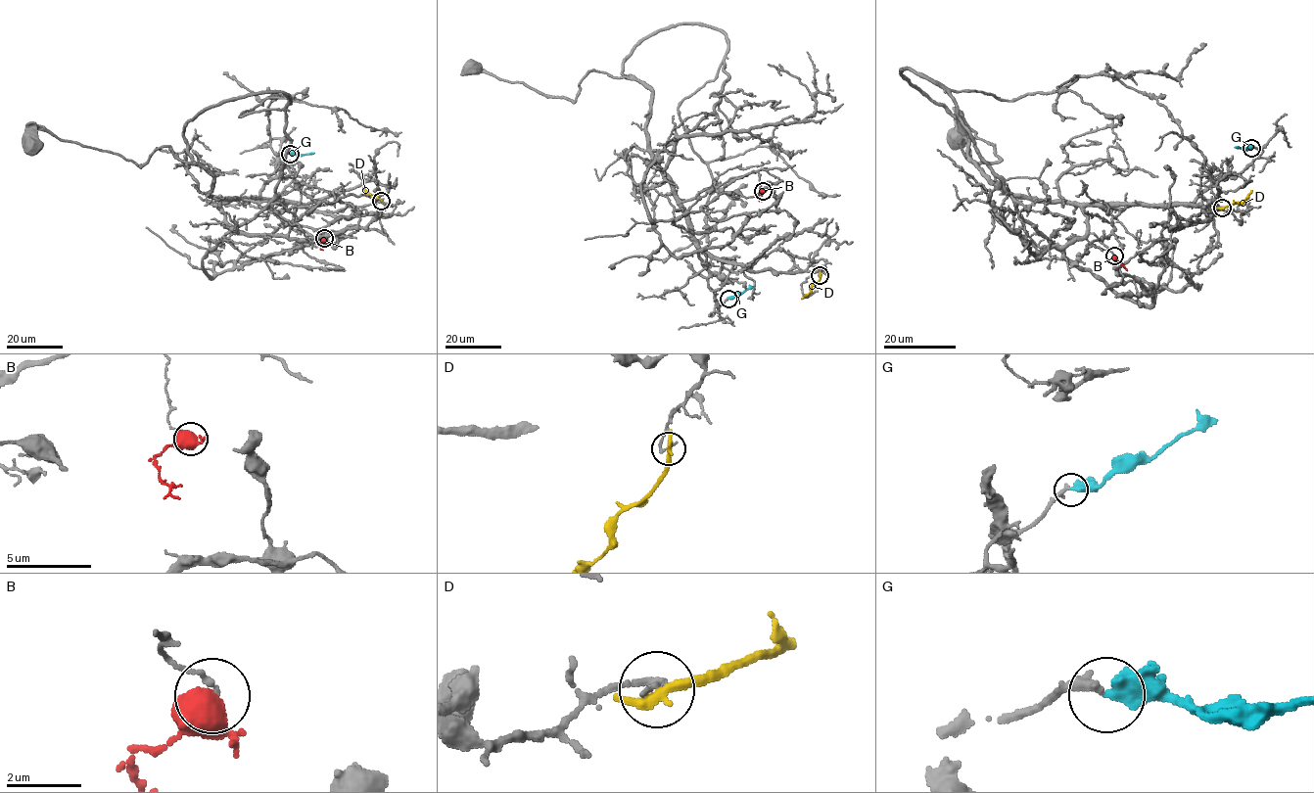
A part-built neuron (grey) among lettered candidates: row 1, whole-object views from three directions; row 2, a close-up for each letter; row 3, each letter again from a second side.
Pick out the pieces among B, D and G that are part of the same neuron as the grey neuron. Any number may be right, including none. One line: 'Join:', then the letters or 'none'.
Join: G

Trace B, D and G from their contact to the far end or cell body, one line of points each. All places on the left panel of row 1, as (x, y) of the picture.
B: (324, 238), (318, 243), (323, 250)
D: (382, 201), (362, 187)
G: (290, 154), (313, 153)

